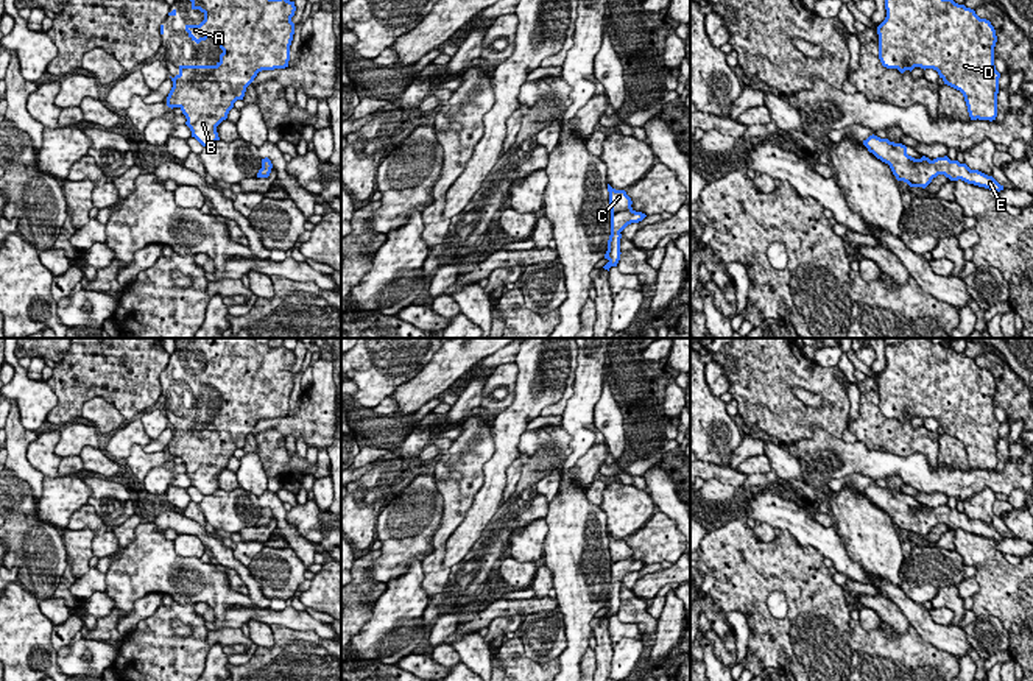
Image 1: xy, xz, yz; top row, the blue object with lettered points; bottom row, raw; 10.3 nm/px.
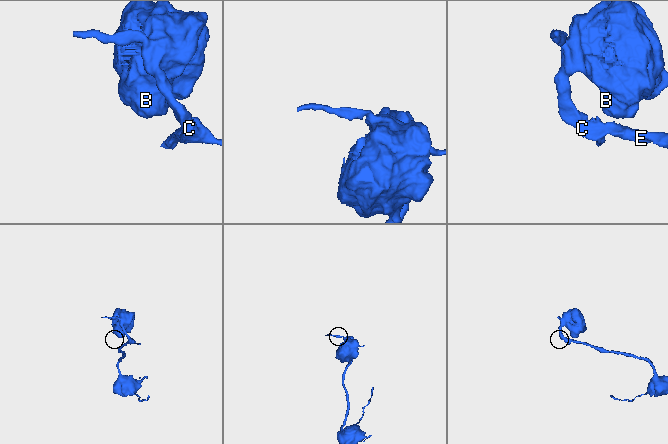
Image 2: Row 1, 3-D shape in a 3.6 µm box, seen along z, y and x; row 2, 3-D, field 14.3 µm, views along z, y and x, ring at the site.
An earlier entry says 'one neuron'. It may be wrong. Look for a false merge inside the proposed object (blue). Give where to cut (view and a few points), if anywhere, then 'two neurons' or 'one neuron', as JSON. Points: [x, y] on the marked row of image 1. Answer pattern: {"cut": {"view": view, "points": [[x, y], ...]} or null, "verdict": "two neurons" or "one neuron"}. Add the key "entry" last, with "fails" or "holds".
{"cut": null, "verdict": "one neuron", "entry": "holds"}

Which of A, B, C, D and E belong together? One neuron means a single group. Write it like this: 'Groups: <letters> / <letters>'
Groups: A B C D E

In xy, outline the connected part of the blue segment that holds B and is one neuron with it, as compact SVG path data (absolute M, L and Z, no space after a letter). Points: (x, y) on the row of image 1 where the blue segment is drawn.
M190 0L204 20L185 25L199 44L212 37L223 53L215 65L179 65L168 108L179 108L203 146L220 140L217 126L259 72L288 67L296 6L290 0Z

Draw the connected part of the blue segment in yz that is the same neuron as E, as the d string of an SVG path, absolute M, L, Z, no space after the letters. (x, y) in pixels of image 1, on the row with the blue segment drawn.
M869 136L863 140L863 145L877 159L888 164L897 181L907 182L910 187L925 189L933 178L944 175L950 181L964 181L978 187L985 187L994 192L1003 190L992 176L988 176L978 170L971 170L966 164L950 161L947 156L930 161L922 156L915 159L907 154L907 146L902 143L890 142L877 136Z

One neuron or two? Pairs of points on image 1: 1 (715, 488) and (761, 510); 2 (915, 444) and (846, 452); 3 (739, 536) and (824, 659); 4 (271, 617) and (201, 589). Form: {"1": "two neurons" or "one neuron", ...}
{"1": "two neurons", "2": "two neurons", "3": "one neuron", "4": "two neurons"}

